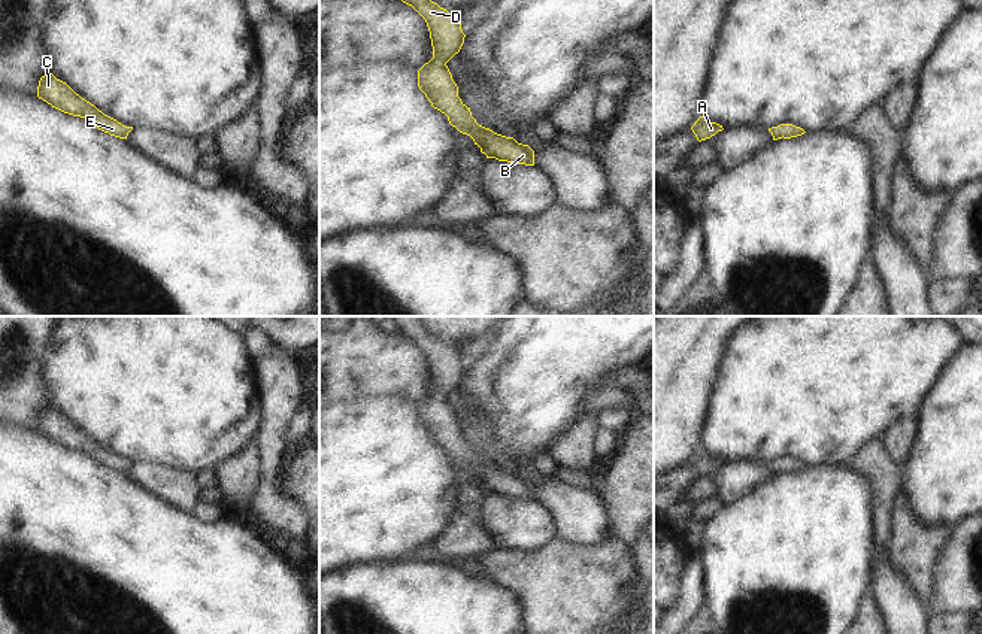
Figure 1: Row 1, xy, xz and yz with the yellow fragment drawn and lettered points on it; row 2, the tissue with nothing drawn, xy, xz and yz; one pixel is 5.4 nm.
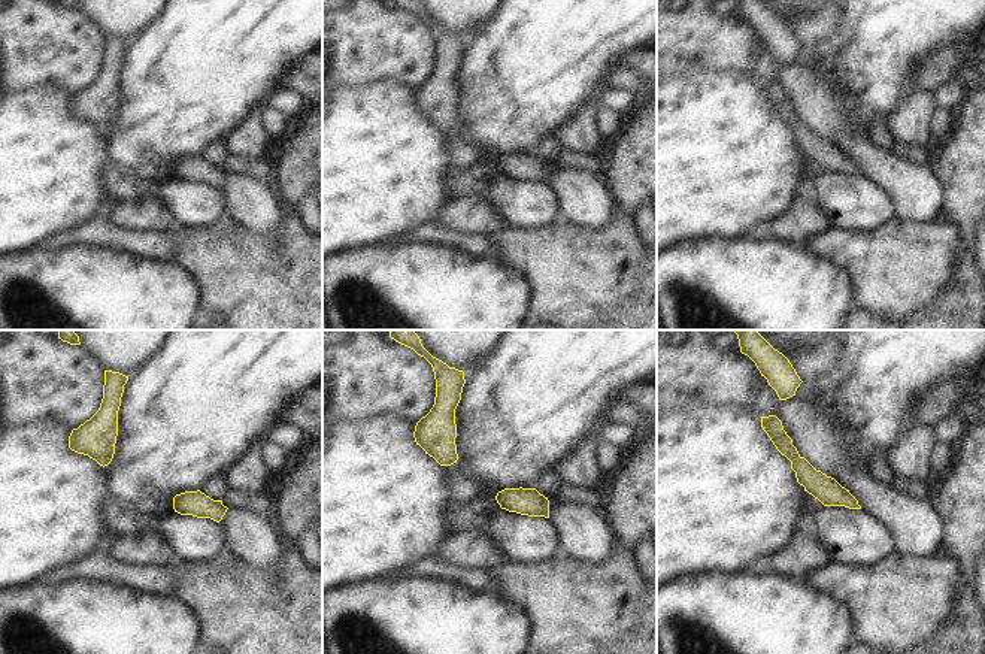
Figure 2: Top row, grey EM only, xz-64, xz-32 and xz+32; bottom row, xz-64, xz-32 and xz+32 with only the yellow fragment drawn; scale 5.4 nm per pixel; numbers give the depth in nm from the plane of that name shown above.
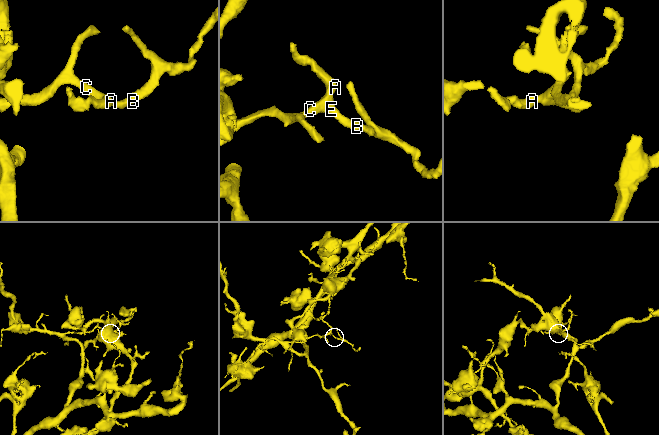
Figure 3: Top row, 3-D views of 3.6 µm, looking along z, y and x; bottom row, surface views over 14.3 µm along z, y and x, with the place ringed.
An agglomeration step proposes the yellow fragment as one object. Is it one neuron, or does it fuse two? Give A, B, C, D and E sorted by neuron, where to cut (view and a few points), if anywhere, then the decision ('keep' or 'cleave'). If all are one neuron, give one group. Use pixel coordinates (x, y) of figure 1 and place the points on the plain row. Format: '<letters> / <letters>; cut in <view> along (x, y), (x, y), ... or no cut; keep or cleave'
A B C D E; no cut; keep

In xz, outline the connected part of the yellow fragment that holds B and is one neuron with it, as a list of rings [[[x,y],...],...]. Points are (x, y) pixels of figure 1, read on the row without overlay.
[[[388,316],[388,321],[427,357],[433,392],[418,404],[418,421],[431,440],[445,448],[460,467],[470,470],[487,492],[534,500],[534,485],[528,479],[479,459],[458,431],[458,421],[446,400],[460,386],[466,371],[457,349],[431,336],[416,316]]]

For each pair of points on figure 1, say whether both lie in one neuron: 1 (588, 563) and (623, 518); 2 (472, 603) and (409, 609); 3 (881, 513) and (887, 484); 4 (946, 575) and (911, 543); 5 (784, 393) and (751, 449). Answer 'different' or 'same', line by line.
1: different
2: same
3: same
4: different
5: same

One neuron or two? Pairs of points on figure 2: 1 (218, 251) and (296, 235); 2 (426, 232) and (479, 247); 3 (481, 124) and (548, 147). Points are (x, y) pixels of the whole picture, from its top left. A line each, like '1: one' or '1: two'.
1: one
2: one
3: two

